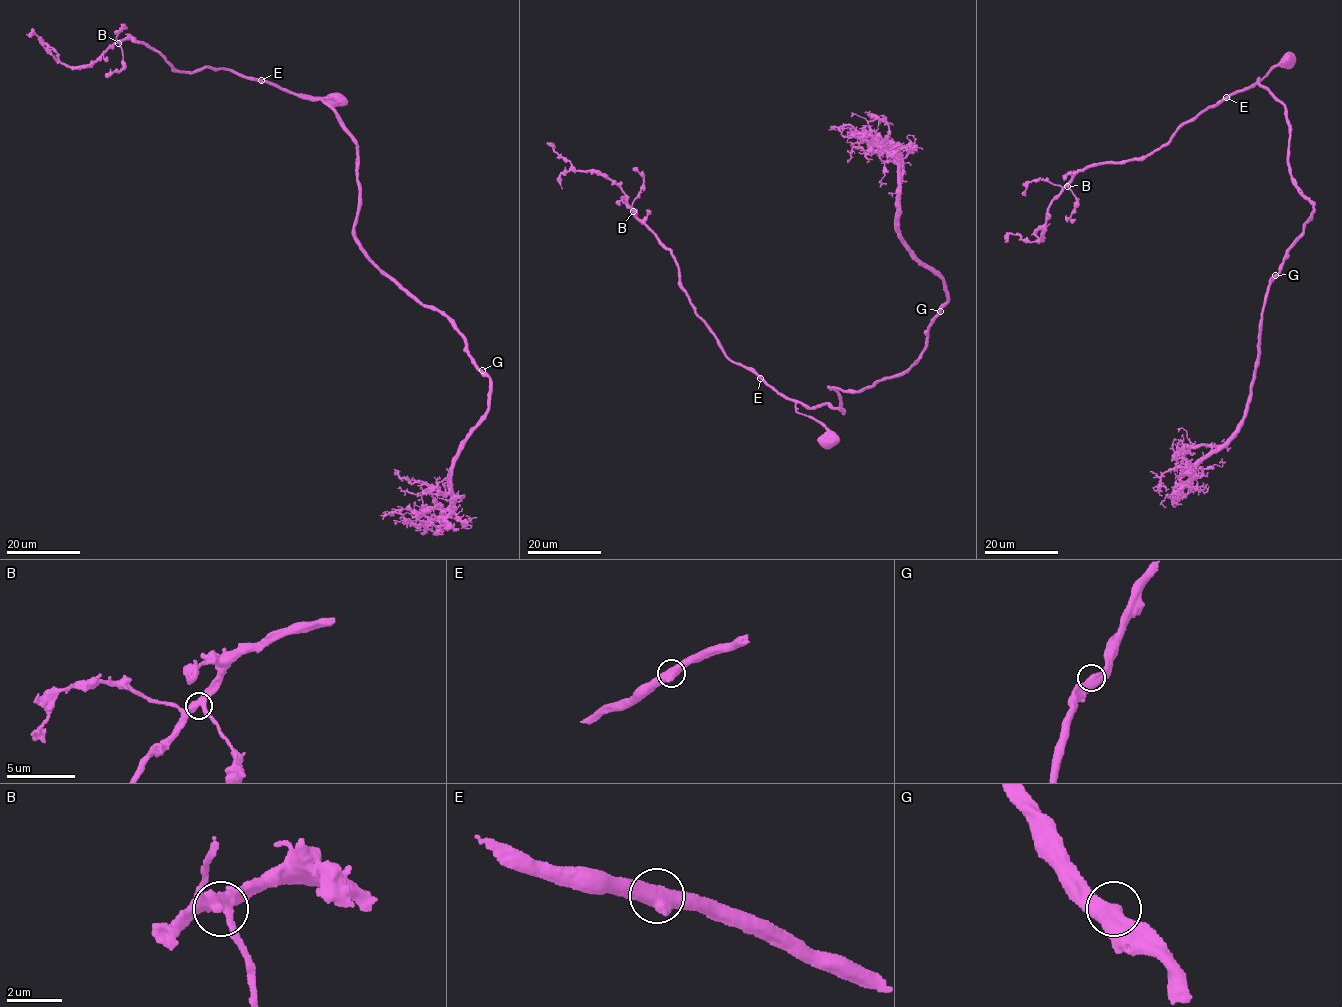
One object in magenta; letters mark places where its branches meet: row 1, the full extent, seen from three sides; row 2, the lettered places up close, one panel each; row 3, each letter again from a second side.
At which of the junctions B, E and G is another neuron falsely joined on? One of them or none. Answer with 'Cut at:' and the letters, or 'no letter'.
Cut at: no letter

